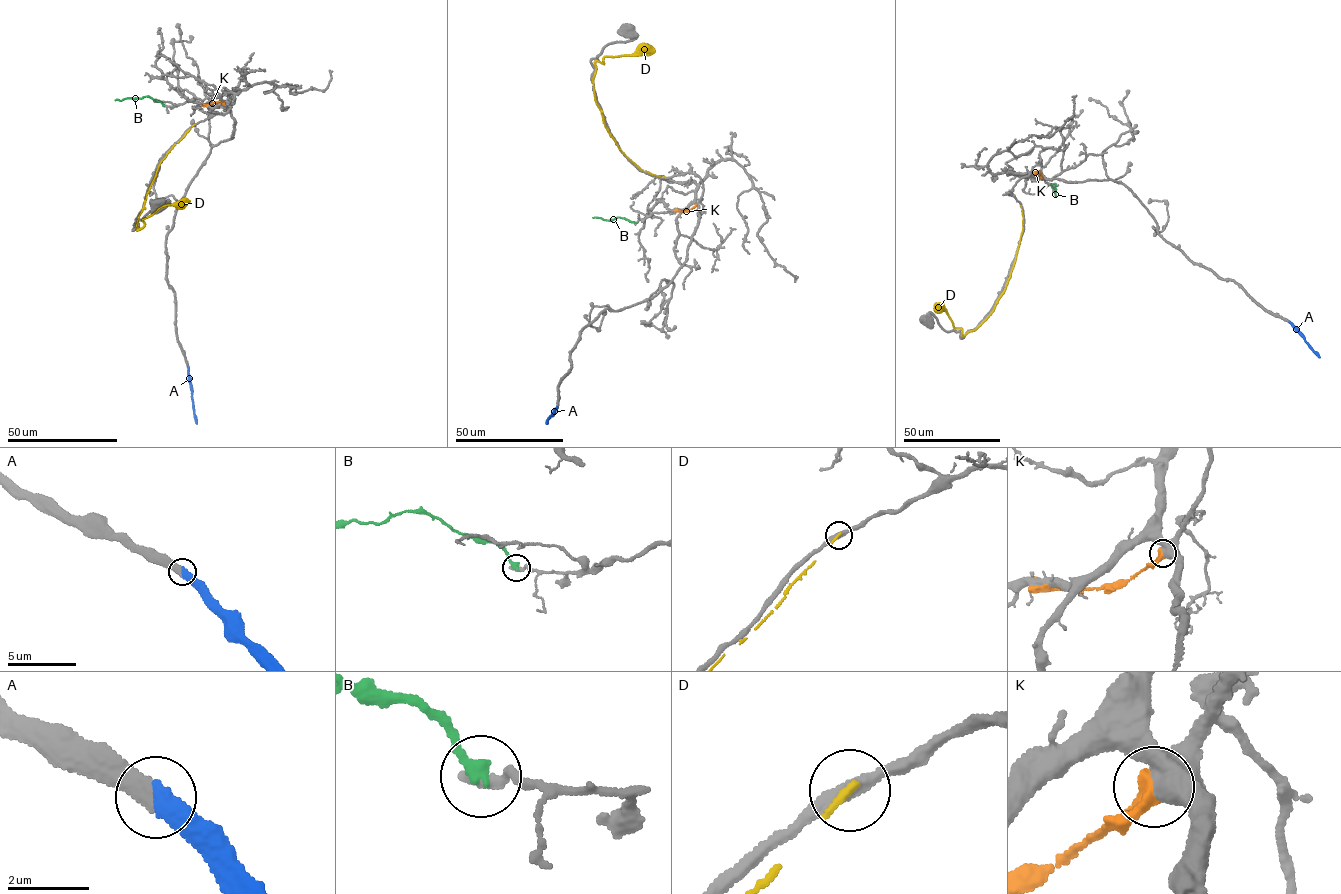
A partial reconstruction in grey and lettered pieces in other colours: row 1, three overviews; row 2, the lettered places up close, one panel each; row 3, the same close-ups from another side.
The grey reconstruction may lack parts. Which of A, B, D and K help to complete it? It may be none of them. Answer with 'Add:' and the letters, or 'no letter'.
Add: A

